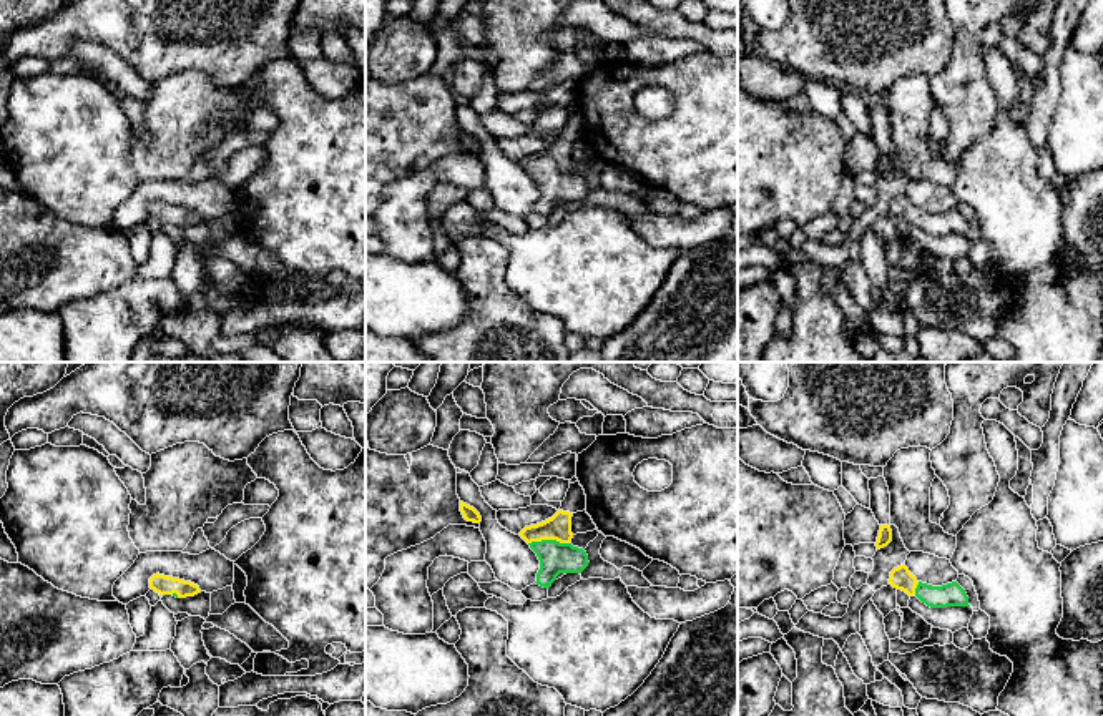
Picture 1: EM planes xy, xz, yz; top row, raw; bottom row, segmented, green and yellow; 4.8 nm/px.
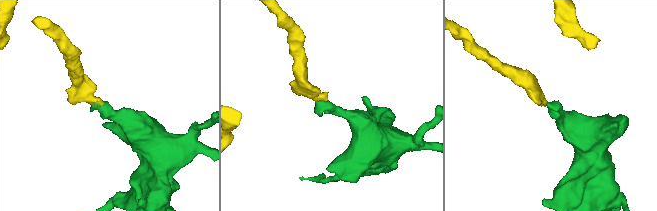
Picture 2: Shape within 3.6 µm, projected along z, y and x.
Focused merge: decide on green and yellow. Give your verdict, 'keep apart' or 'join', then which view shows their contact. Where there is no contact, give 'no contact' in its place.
join; meets green in xz

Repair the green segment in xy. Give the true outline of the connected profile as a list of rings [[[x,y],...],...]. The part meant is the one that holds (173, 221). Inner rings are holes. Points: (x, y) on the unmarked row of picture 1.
[[[153,203],[150,206],[150,216],[159,223],[173,223],[176,226],[194,224],[201,221],[199,214],[173,204]]]

